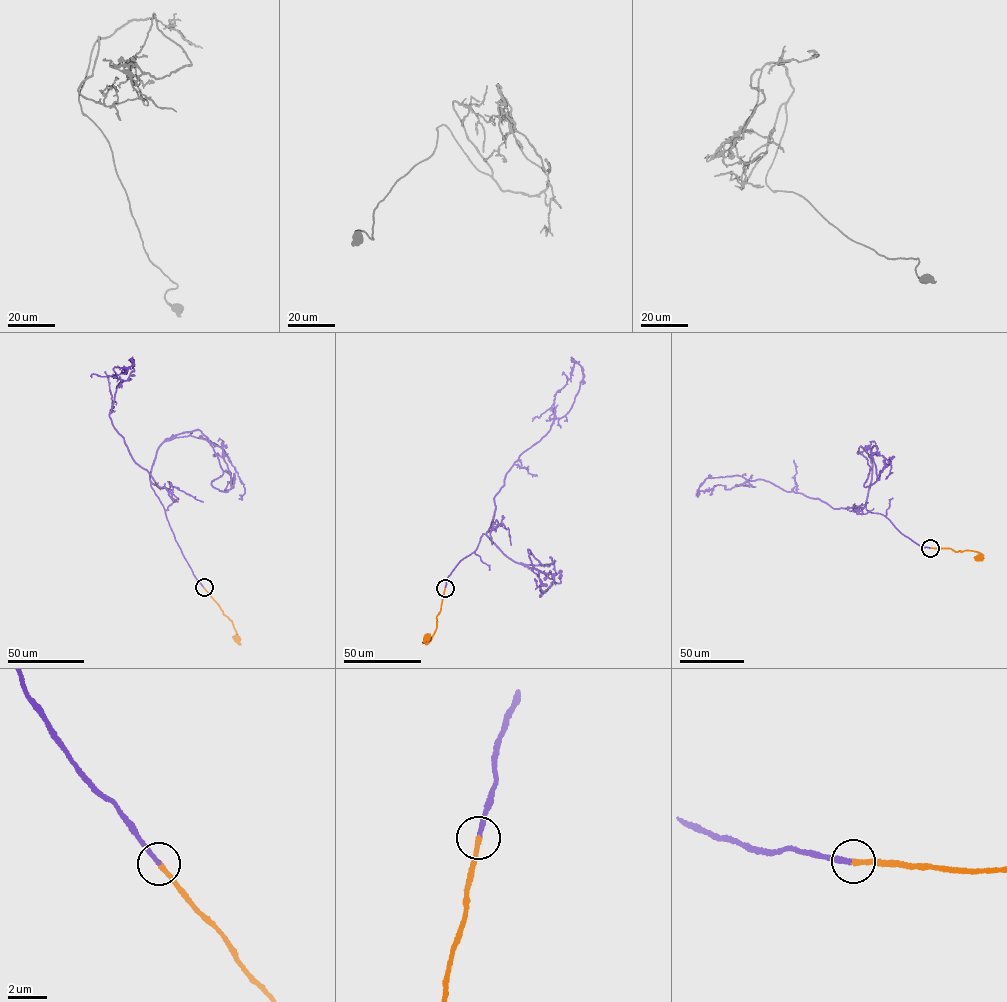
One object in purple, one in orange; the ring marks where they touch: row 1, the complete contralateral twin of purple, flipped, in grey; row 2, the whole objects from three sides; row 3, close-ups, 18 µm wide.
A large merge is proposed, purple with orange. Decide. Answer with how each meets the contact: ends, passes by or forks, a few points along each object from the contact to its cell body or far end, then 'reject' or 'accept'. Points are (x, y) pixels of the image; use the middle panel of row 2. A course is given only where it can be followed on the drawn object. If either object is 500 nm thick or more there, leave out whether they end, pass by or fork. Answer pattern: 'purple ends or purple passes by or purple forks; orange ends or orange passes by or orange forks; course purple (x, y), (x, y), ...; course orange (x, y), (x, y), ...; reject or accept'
purple ends; orange ends; course purple (445, 588), (488, 531), (506, 474), (570, 410), (580, 366), (575, 362), (570, 379), (562, 374); course orange (445, 588), (436, 629), (429, 641), (428, 637); accept

